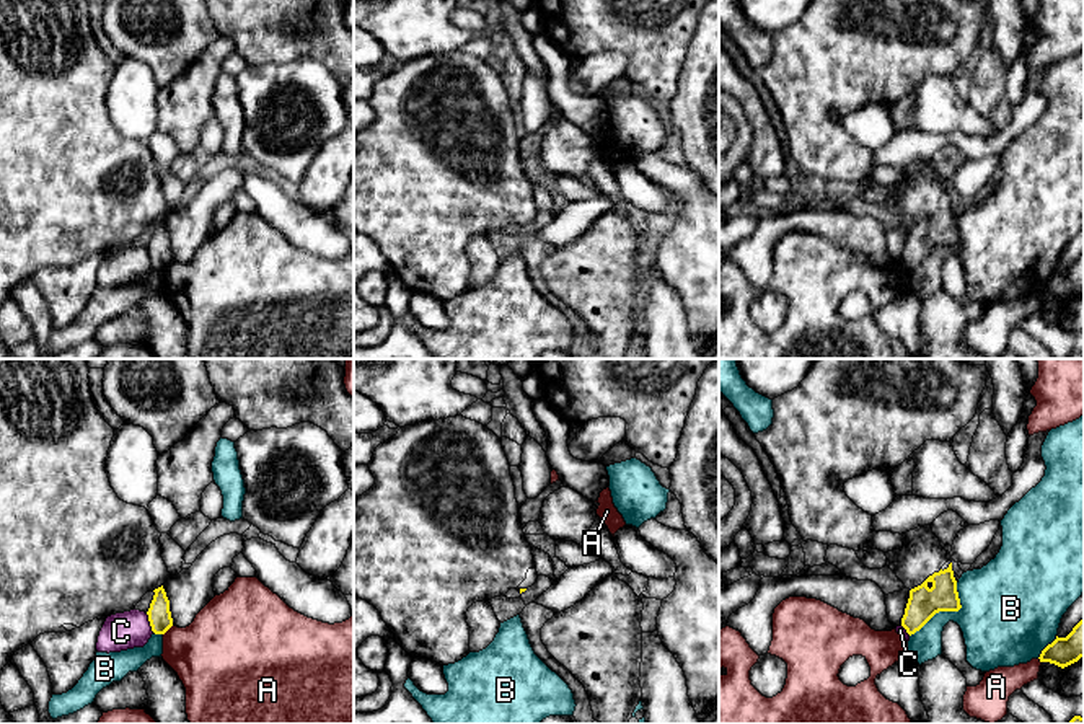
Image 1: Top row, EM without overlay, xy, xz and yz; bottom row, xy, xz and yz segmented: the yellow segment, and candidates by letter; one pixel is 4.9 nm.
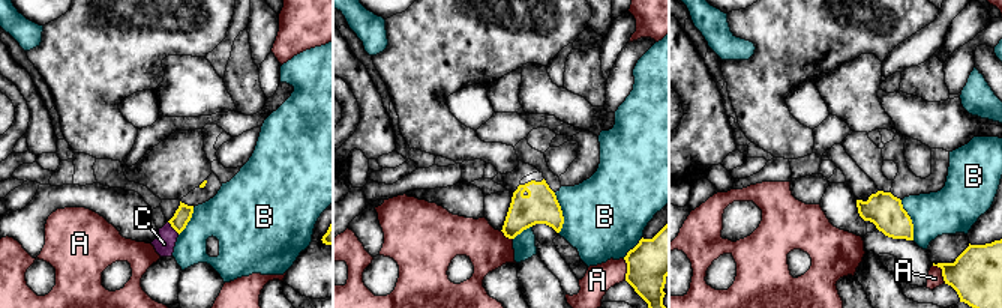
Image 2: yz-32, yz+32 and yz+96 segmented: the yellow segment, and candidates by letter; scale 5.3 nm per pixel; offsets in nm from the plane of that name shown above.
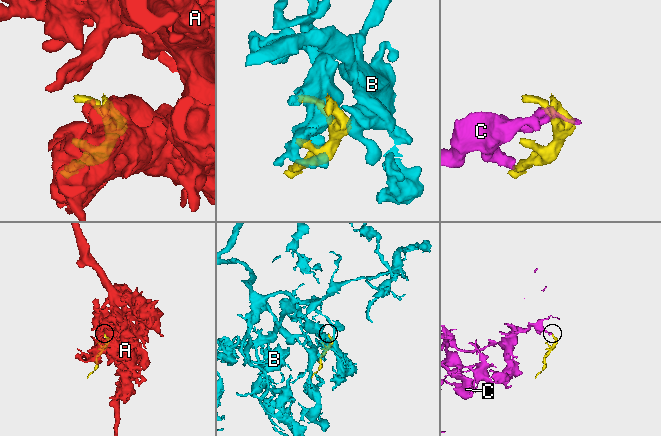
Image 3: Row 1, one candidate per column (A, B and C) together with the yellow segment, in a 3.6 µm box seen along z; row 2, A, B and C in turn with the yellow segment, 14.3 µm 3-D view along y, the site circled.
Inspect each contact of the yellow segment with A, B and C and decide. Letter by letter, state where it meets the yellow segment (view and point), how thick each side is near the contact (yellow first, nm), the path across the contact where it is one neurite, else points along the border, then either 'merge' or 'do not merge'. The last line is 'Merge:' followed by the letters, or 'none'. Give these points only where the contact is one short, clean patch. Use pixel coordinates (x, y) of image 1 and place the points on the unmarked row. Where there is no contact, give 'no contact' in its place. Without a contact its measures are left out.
A: contact xy (168, 263); calibres 110 and 380 nm; do not merge
B: contact yz (947, 245); calibres 160 and 380 nm; do not merge
C: contact xy (150, 258); calibres 110 and 190 nm; border xy (145, 248), (154, 266); do not merge
Merge: none

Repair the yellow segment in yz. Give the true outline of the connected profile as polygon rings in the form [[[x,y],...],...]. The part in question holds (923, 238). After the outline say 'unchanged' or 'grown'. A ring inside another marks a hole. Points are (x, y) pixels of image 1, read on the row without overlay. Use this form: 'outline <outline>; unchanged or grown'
outline [[[931,160],[918,161],[905,168],[906,178],[900,184],[885,188],[890,204],[910,225],[910,233],[901,253],[901,261],[911,271],[919,266],[939,246],[958,246],[962,243],[957,215],[954,212],[950,189],[941,181]]]; grown

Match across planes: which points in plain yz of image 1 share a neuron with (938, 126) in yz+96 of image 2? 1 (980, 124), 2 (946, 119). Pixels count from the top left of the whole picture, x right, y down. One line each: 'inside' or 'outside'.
1: inside
2: inside

